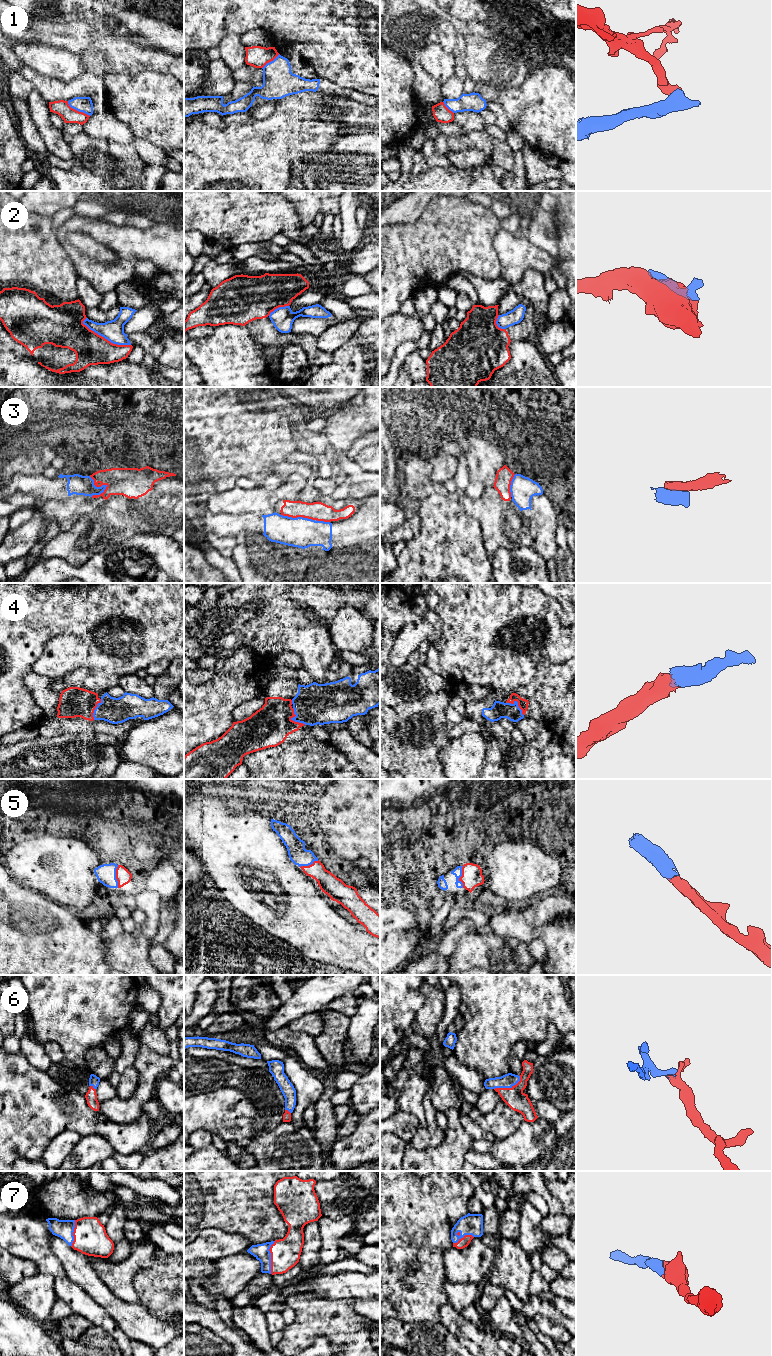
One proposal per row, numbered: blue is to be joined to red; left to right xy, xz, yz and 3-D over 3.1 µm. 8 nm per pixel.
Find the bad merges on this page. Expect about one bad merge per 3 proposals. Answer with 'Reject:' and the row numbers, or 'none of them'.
Reject: 1, 2, 3

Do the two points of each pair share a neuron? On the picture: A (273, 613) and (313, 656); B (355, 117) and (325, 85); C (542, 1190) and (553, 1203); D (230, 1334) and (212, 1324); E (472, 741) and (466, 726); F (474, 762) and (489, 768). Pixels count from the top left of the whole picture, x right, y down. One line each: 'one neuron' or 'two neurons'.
A: one neuron
B: two neurons
C: one neuron
D: one neuron
E: two neurons
F: two neurons

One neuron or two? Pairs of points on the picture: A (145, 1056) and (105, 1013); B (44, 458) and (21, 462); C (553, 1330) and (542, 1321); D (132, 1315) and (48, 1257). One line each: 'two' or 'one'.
A: two
B: one
C: one
D: two

